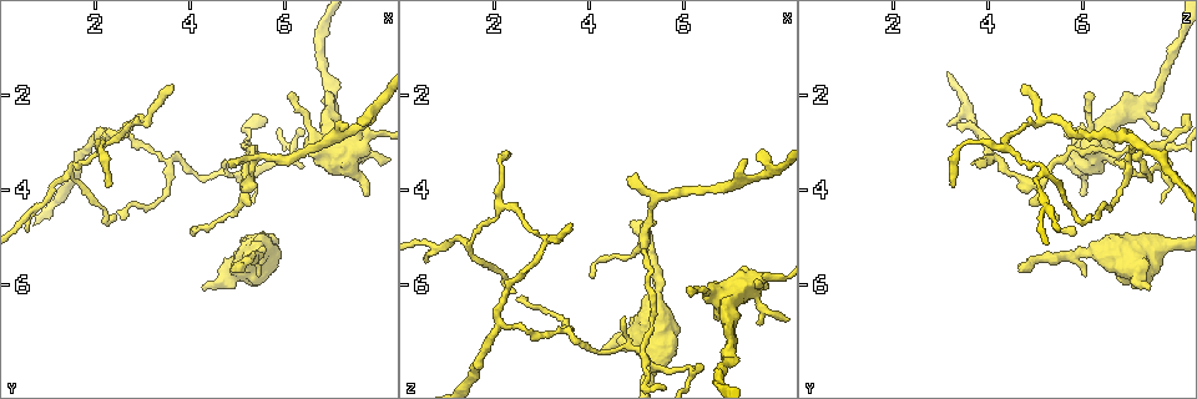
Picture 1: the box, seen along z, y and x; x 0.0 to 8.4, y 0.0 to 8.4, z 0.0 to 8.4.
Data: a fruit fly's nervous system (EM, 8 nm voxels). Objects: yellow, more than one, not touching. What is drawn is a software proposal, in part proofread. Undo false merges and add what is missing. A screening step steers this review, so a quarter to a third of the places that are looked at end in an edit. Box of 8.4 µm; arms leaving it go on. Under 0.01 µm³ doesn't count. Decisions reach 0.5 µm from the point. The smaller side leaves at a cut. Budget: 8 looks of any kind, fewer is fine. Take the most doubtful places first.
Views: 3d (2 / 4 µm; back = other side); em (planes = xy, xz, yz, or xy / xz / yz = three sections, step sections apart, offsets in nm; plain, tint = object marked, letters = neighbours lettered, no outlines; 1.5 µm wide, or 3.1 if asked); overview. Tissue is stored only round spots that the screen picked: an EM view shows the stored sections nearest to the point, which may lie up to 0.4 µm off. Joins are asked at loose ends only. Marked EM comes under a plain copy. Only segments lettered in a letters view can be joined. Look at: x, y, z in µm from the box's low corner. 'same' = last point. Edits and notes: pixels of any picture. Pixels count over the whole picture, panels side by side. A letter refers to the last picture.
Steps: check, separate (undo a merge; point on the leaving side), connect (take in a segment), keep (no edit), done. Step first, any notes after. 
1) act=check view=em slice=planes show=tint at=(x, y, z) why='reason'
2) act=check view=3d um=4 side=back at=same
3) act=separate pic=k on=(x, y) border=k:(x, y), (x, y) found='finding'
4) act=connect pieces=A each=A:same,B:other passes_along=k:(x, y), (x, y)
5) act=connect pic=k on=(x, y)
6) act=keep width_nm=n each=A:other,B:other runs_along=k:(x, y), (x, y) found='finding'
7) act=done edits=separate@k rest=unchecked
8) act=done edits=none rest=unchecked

act=check view=em slice=planes show=letters at=(4.95, 5.70, 4.65) why='free end'

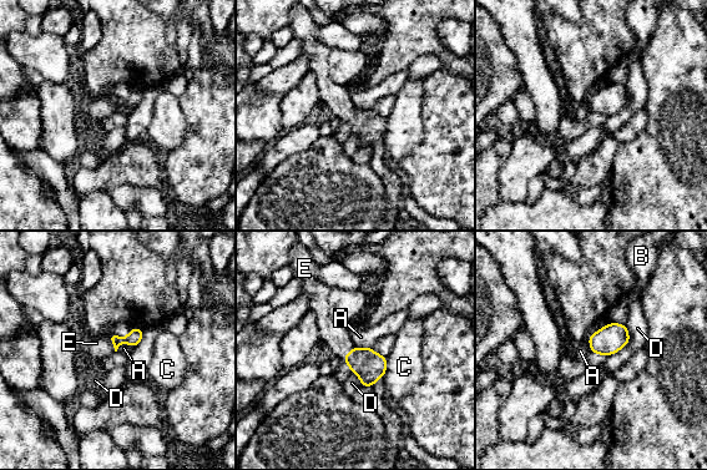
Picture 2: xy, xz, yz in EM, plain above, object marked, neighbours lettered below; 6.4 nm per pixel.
act=connect pieces=E each=A:other,B:other,C:other,D:other,E:same passes_along=2:(135, 335), (112, 343), (100, 347) found='it goes on there'

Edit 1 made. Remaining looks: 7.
act=check view=em slice=planes show=tint at=(4.80, 3.40, 3.75) why='thin end'

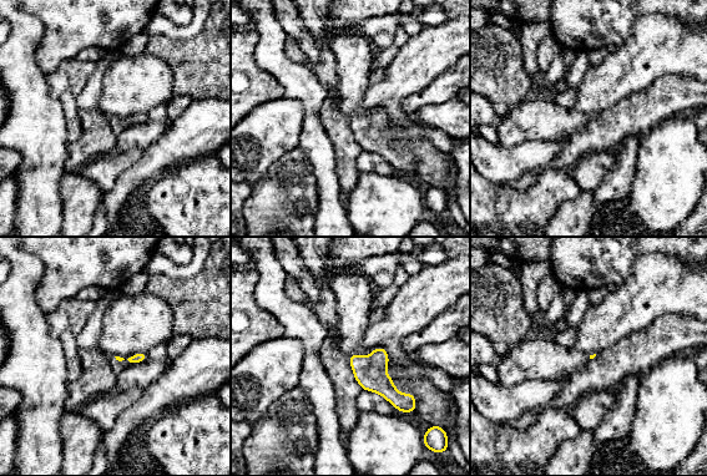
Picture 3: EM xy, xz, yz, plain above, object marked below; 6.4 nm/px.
act=check view=em slice=planes show=letters at=same why='what lies round it'

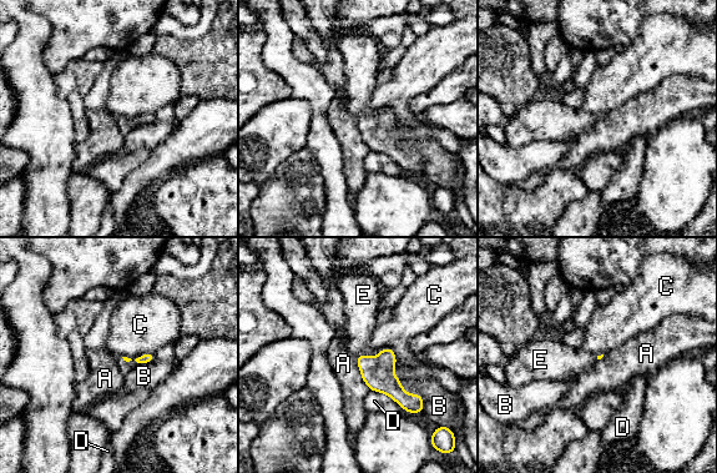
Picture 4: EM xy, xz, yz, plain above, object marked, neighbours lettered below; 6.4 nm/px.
act=connect pieces=E each=A:other,B:other,C:other,D:other,E:same found='the cell continues'

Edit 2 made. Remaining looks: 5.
act=check view=overview why='redraw'

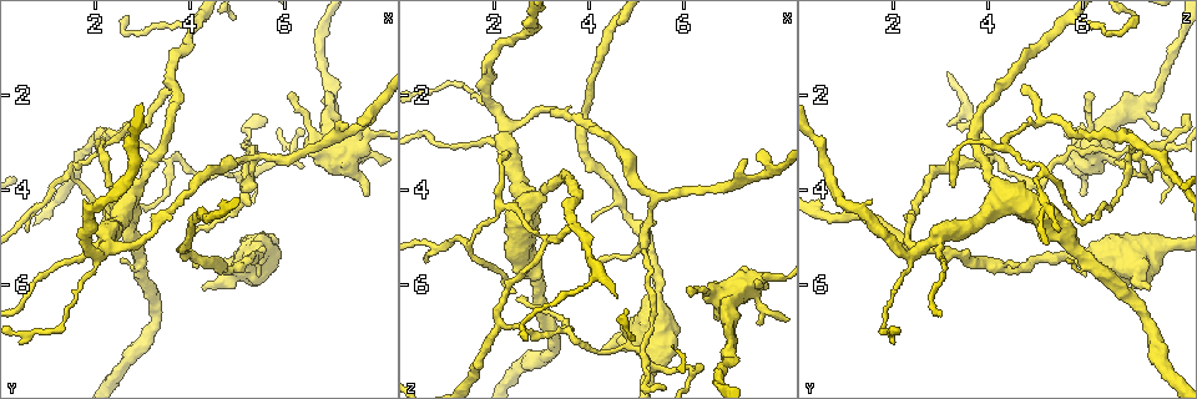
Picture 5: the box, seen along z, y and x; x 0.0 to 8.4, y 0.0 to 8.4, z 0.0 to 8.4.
act=check view=em slice=planes show=letters at=(1.45, 3.55, 5.20)

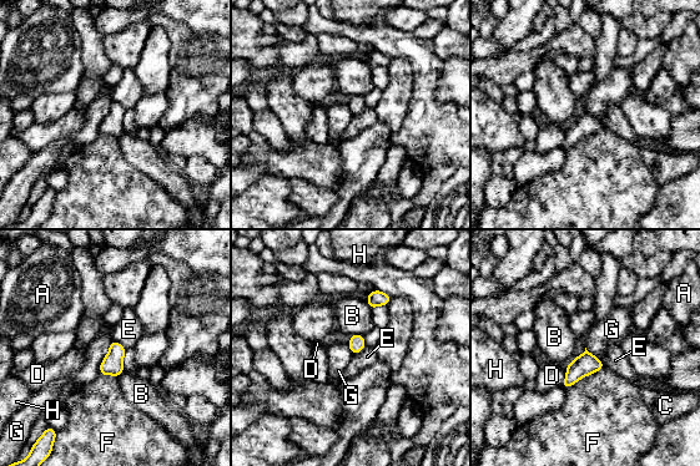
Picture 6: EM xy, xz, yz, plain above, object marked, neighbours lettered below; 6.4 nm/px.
act=keep each=A:other,B:other,C:other,D:other,E:other,F:other,G:other,H:other found='all the same cell'

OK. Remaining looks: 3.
act=done edits=connect@2,connect@4 rest=unchecked

